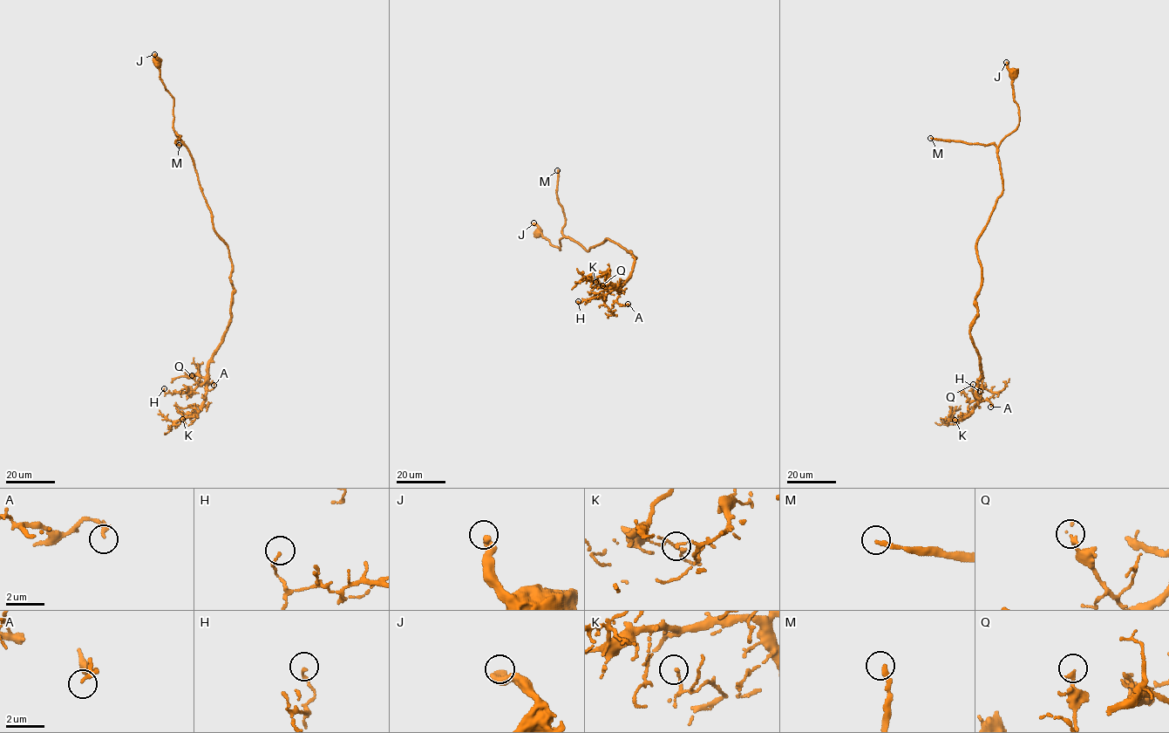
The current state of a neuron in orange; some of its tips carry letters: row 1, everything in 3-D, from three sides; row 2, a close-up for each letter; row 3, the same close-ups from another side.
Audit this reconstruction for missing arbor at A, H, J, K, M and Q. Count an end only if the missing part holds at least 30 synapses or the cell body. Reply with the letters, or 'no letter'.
M

